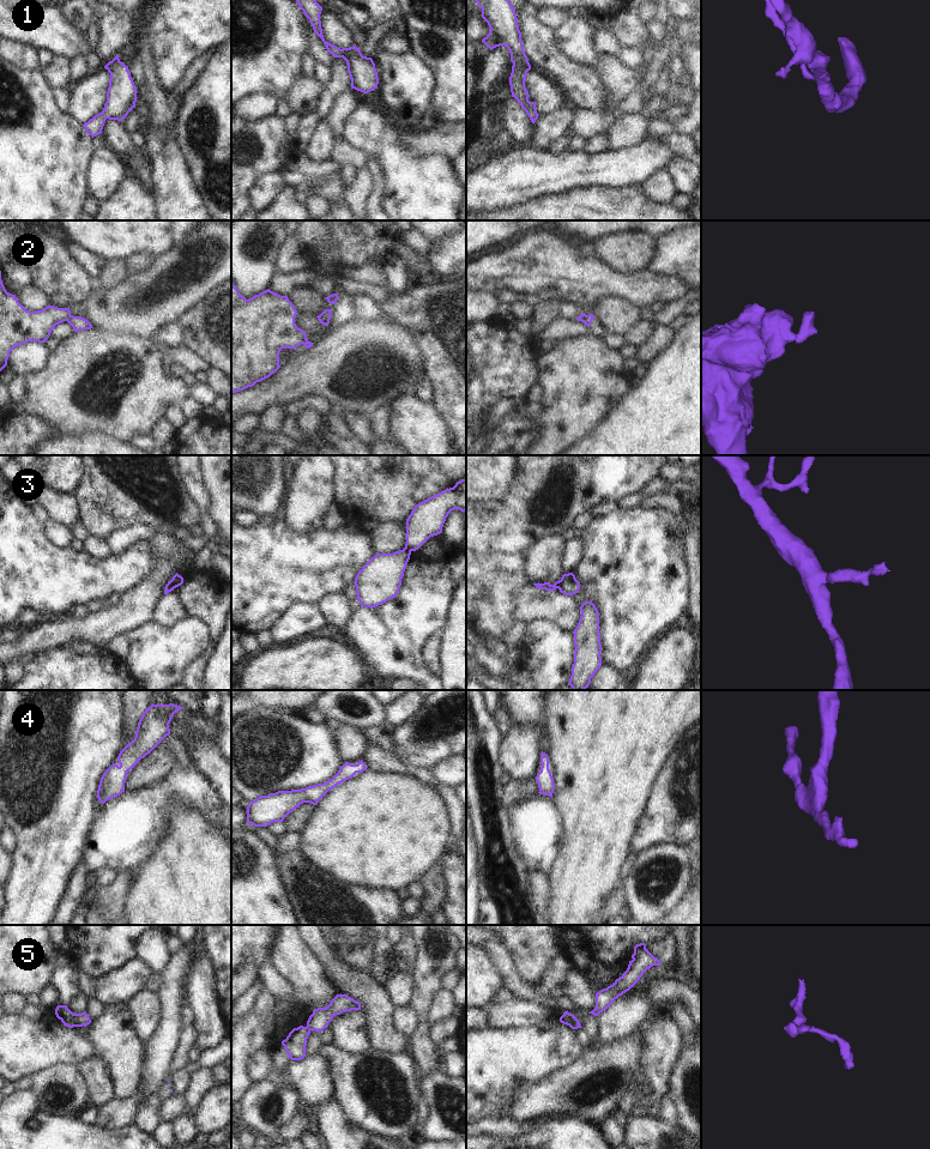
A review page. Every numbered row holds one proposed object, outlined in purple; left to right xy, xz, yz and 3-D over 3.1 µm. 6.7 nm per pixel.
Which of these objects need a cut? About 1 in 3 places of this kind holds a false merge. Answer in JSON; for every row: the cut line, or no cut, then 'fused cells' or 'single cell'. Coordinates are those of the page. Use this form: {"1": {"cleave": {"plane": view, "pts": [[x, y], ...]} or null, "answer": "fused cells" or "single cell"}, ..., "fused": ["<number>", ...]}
{"1": {"cleave": null, "answer": "single cell"}, "2": {"cleave": {"plane": "xy", "pts": [[70, 314], [65, 320]]}, "answer": "fused cells"}, "3": {"cleave": {"plane": "yz", "pts": [[560, 580], [559, 588]]}, "answer": "fused cells"}, "4": {"cleave": null, "answer": "single cell"}, "5": {"cleave": {"plane": "xy", "pts": [[73, 1014], [73, 1023], [76, 1026]]}, "answer": "fused cells"}, "fused": ["2", "3", "5"]}

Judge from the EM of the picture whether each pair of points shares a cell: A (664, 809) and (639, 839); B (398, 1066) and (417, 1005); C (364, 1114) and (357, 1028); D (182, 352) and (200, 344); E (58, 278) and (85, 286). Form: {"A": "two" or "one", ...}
{"A": "one", "B": "two", "C": "two", "D": "two", "E": "one"}

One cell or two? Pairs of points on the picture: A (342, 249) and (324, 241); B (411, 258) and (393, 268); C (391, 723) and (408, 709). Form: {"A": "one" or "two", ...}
{"A": "two", "B": "two", "C": "one"}

